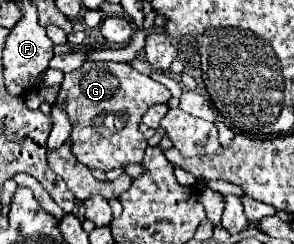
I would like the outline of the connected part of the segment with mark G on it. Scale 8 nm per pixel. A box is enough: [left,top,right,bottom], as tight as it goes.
[57,61,171,171]

